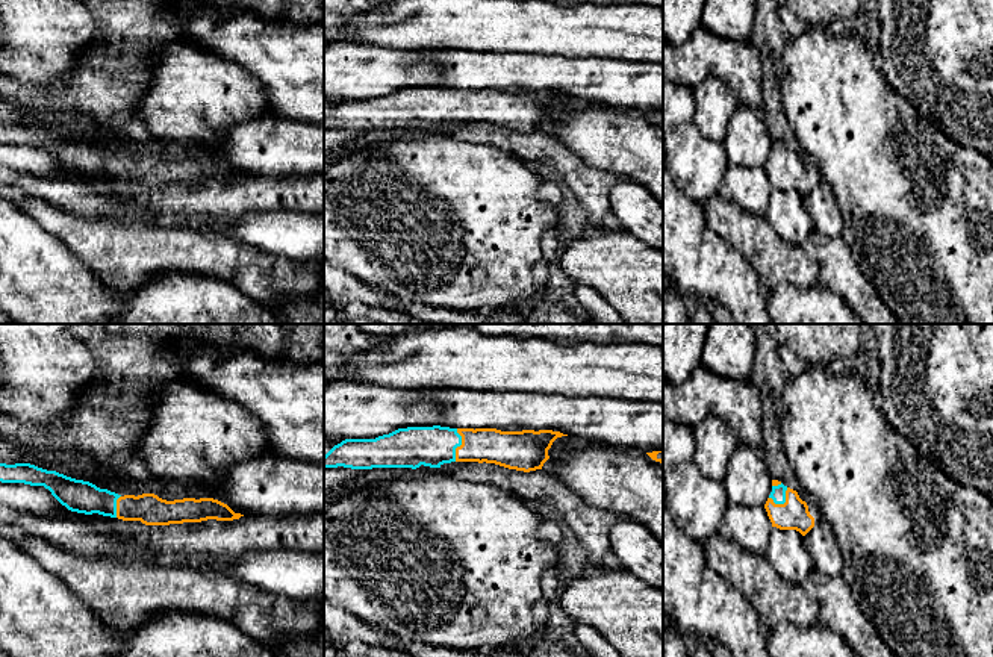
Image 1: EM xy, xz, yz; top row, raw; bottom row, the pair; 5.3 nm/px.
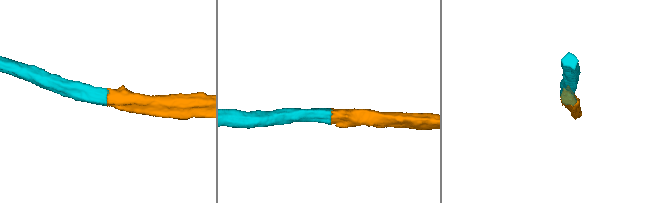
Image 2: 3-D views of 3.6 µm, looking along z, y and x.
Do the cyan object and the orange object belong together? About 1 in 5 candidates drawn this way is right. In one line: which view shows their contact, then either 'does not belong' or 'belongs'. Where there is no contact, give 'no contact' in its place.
xz | belongs

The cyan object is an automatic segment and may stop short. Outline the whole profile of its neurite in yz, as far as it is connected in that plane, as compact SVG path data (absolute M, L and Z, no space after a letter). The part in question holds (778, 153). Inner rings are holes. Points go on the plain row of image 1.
M772 141L772 153L764 165L772 188L780 191L796 191L805 197L814 188L814 179L808 167L796 151Z

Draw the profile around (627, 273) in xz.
M593 227L566 235L560 250L562 269L574 280L595 289L625 324L663 324L663 250L657 250L628 232Z

